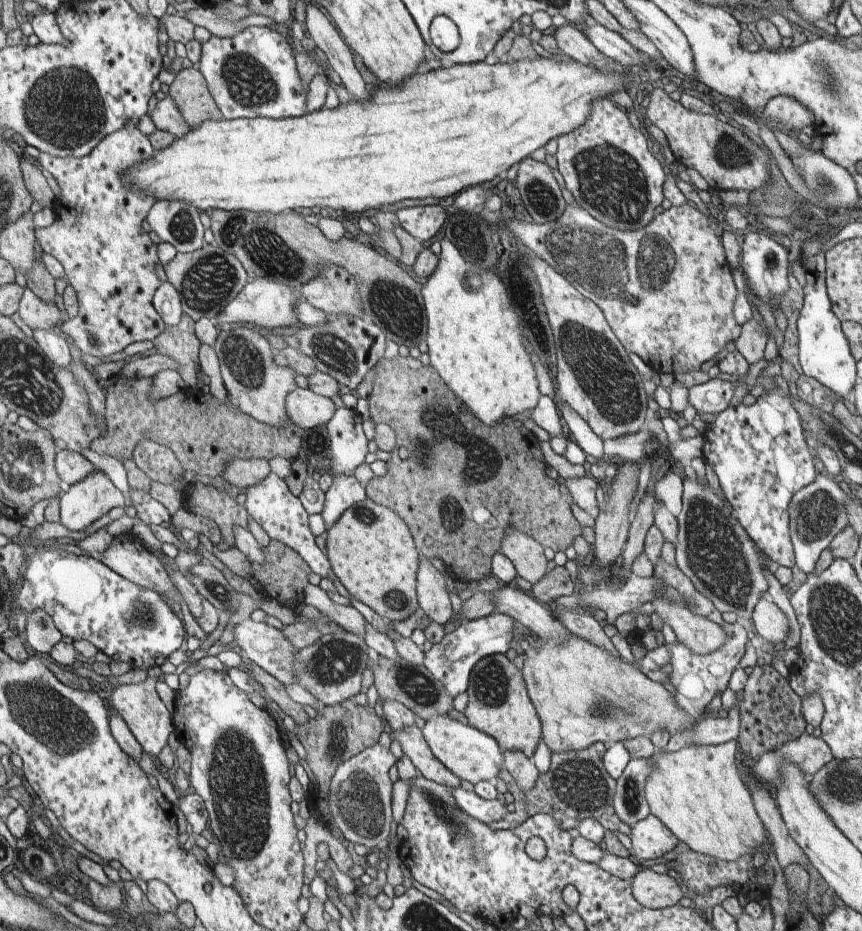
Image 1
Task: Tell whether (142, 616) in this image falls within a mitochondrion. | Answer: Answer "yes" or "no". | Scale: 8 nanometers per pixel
yes

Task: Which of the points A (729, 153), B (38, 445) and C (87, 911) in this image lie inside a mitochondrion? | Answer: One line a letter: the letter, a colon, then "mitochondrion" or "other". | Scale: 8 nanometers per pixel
A: mitochondrion
B: mitochondrion
C: other

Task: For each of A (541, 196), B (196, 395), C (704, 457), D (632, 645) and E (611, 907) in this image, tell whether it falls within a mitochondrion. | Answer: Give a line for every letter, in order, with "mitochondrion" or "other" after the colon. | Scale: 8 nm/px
A: mitochondrion
B: other
C: other
D: other
E: other

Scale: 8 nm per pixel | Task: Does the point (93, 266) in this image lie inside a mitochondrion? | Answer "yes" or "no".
yes

